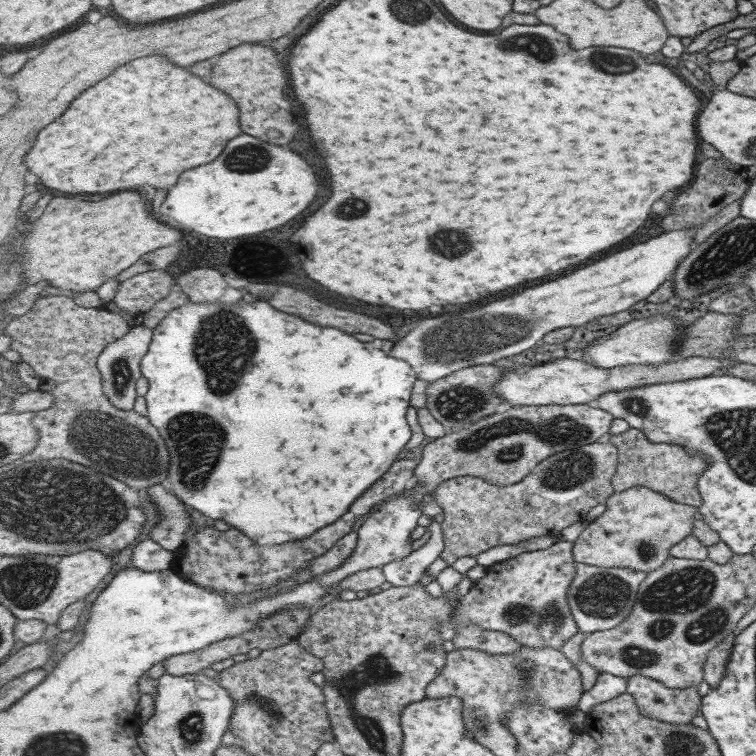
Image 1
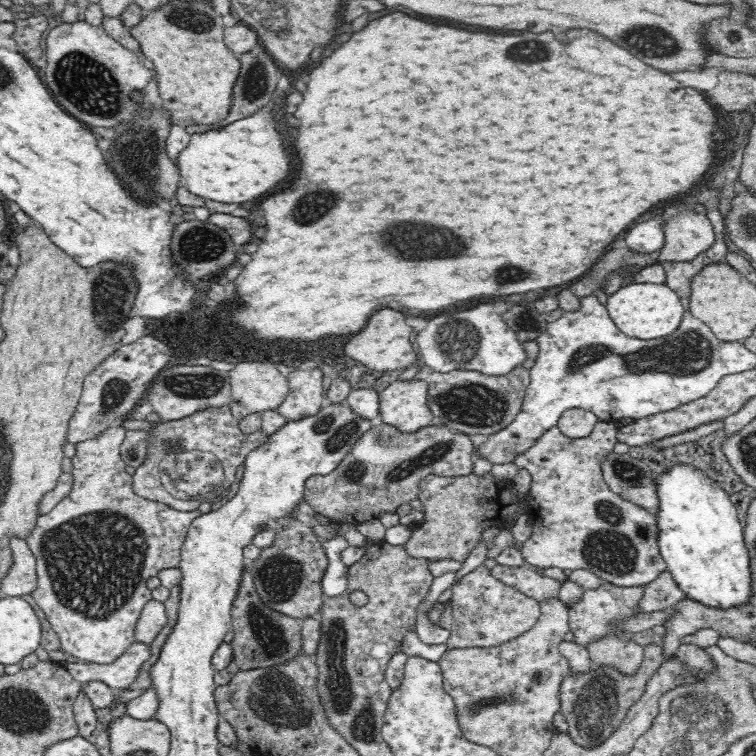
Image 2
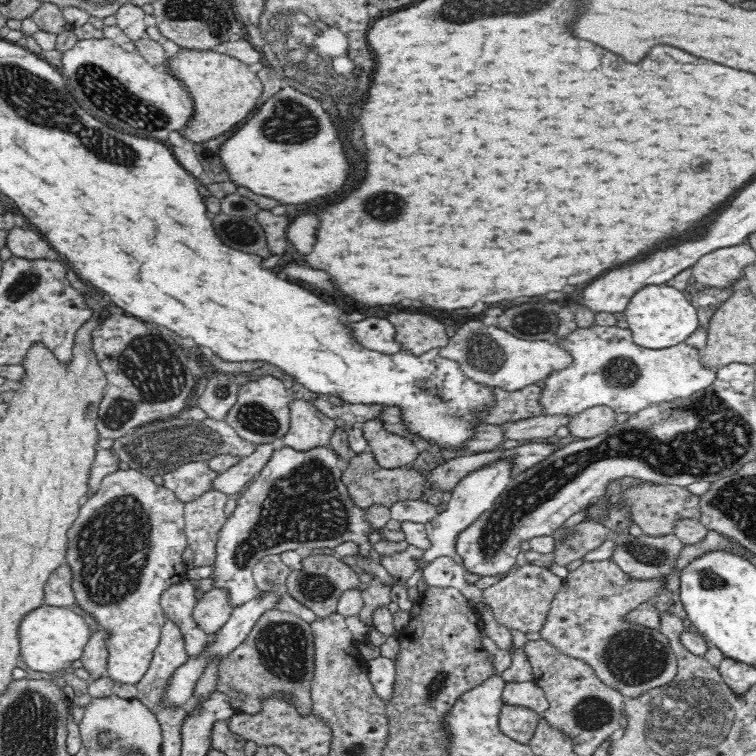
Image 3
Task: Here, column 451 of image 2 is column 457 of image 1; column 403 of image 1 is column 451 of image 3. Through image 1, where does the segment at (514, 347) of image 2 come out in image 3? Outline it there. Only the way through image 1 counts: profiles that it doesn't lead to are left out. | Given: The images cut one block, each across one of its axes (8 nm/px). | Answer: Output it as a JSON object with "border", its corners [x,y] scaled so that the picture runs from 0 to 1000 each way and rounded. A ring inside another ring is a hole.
{"border":[[[616,426],[606,431],[581,467],[587,474],[607,479],[619,500],[676,520],[701,509],[717,509],[728,495],[755,485],[758,478],[757,470],[737,454],[689,448],[656,431],[640,431],[638,426]]]}

